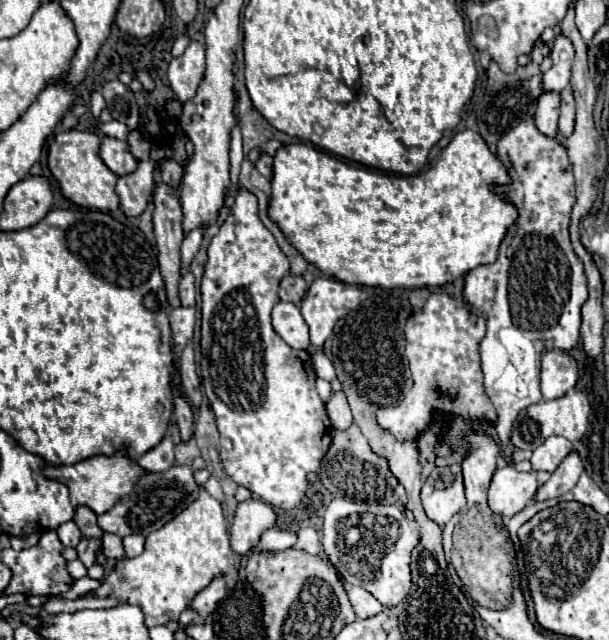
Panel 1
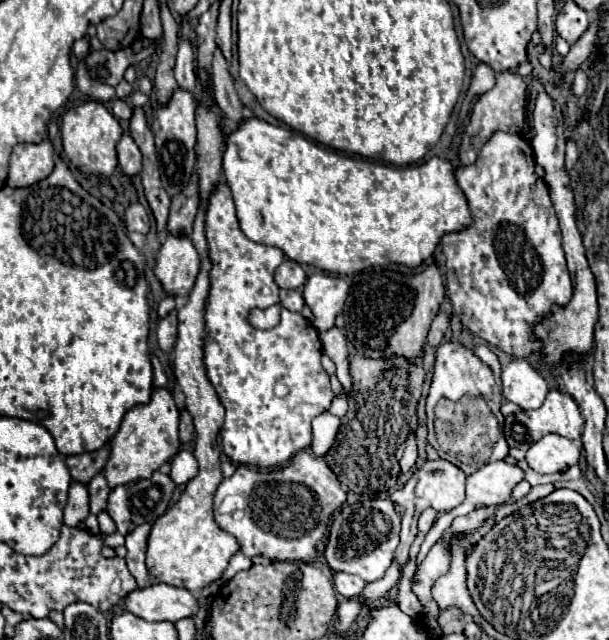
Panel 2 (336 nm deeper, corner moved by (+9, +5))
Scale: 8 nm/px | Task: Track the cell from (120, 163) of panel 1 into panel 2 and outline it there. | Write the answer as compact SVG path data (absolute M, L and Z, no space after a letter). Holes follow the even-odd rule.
M124 134L116 146L118 150L118 164L124 174L136 176L142 170L142 152L138 150L136 142L130 134Z

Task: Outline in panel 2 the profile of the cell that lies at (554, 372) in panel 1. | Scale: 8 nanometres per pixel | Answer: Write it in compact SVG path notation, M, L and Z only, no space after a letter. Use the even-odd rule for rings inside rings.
M512 360L502 370L502 396L522 410L536 410L548 394L546 380L524 360Z

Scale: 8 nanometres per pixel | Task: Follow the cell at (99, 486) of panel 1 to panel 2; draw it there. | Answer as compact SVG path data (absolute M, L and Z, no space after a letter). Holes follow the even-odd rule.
M154 388L152 400L148 404L140 404L128 410L120 424L120 430L112 438L112 444L110 444L112 454L104 468L110 488L116 488L120 484L128 484L140 478L148 478L164 462L170 462L180 448L178 422L180 422L180 410L176 408L176 402L168 388Z

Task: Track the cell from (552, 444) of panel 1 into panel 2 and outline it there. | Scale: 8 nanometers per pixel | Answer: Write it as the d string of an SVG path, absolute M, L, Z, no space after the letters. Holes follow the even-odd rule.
M546 434L542 440L530 446L530 450L526 452L526 462L538 474L564 472L566 468L578 464L580 452L580 442L568 440L558 434Z

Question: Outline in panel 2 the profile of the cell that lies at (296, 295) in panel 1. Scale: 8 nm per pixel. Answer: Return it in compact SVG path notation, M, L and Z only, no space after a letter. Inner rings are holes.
M284 260L276 274L274 274L274 280L280 288L294 288L294 290L300 290L306 282L306 272L302 270L302 266L294 260Z

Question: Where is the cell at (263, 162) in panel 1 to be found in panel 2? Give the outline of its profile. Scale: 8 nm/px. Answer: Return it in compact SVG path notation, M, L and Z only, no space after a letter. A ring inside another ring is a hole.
M216 48L212 60L212 86L214 86L214 100L222 108L224 116L234 124L238 124L242 120L240 112L242 104L238 100L234 80L228 72L228 62L224 60L224 56L220 56L220 48Z

